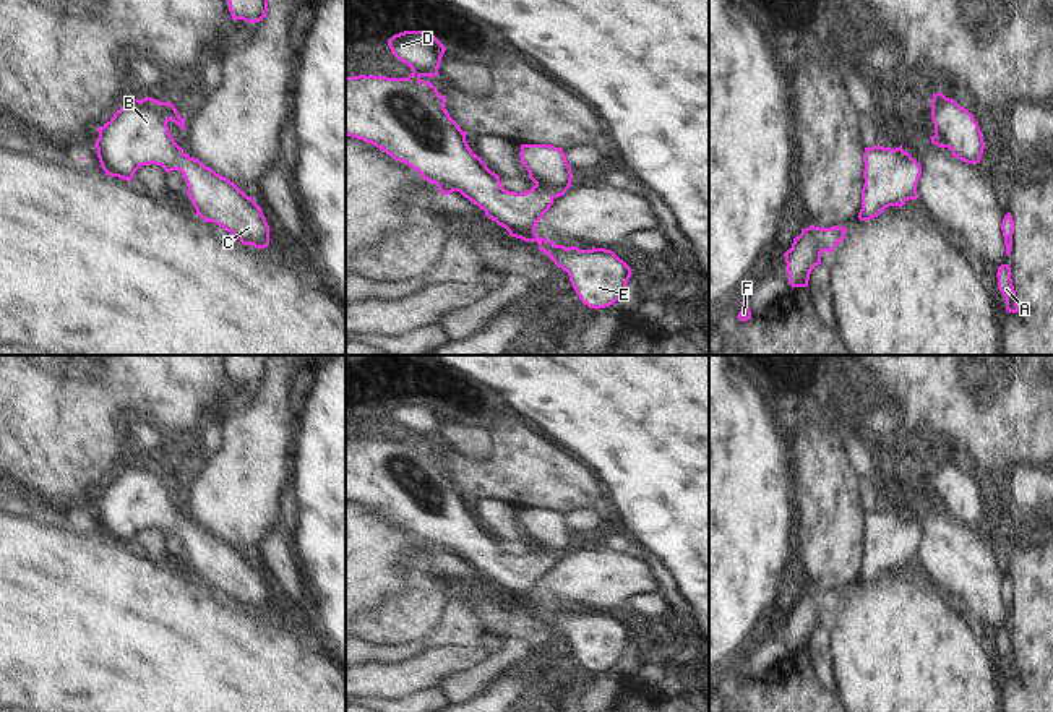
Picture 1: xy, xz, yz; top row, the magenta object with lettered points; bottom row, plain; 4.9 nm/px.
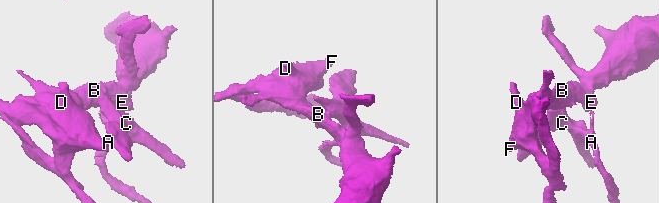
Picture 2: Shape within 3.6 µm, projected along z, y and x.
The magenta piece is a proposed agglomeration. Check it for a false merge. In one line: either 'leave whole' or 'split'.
leave whole

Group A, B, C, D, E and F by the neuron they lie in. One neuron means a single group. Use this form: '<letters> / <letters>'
A B C D E F

